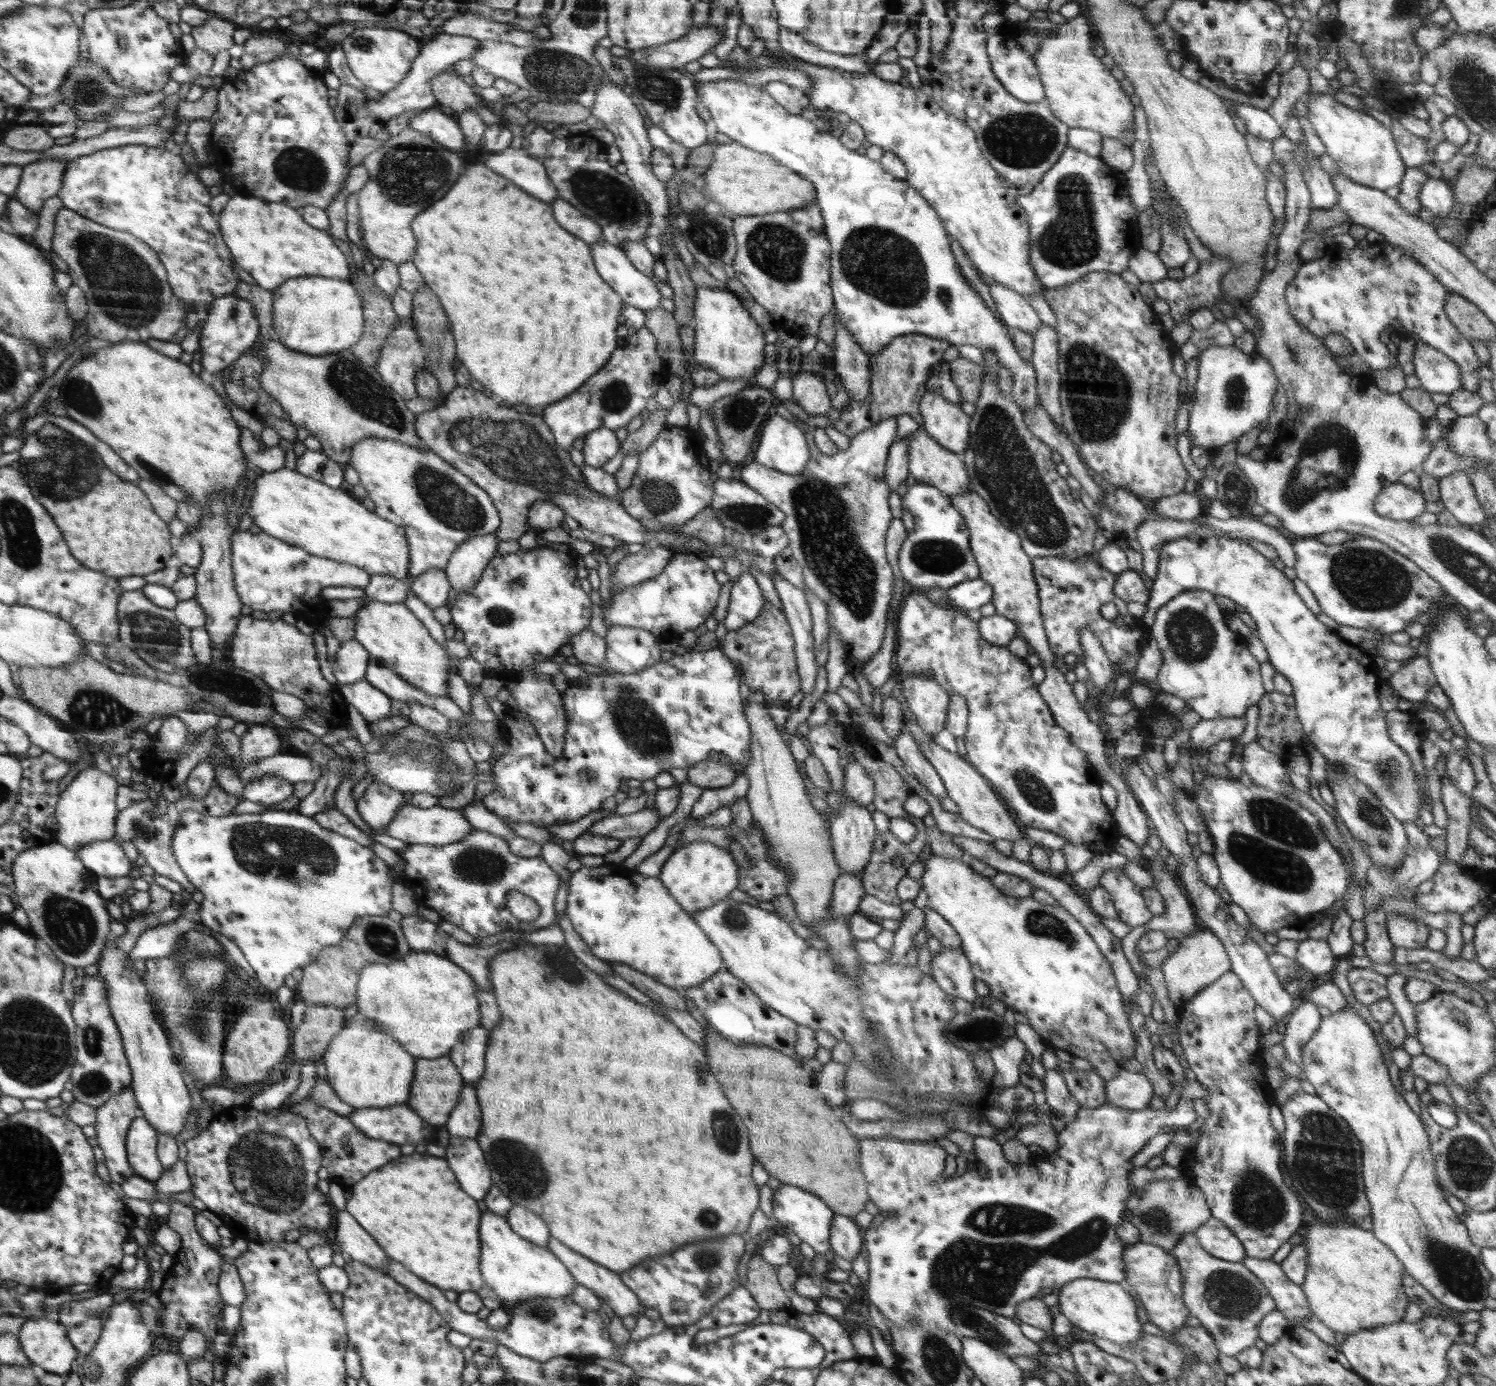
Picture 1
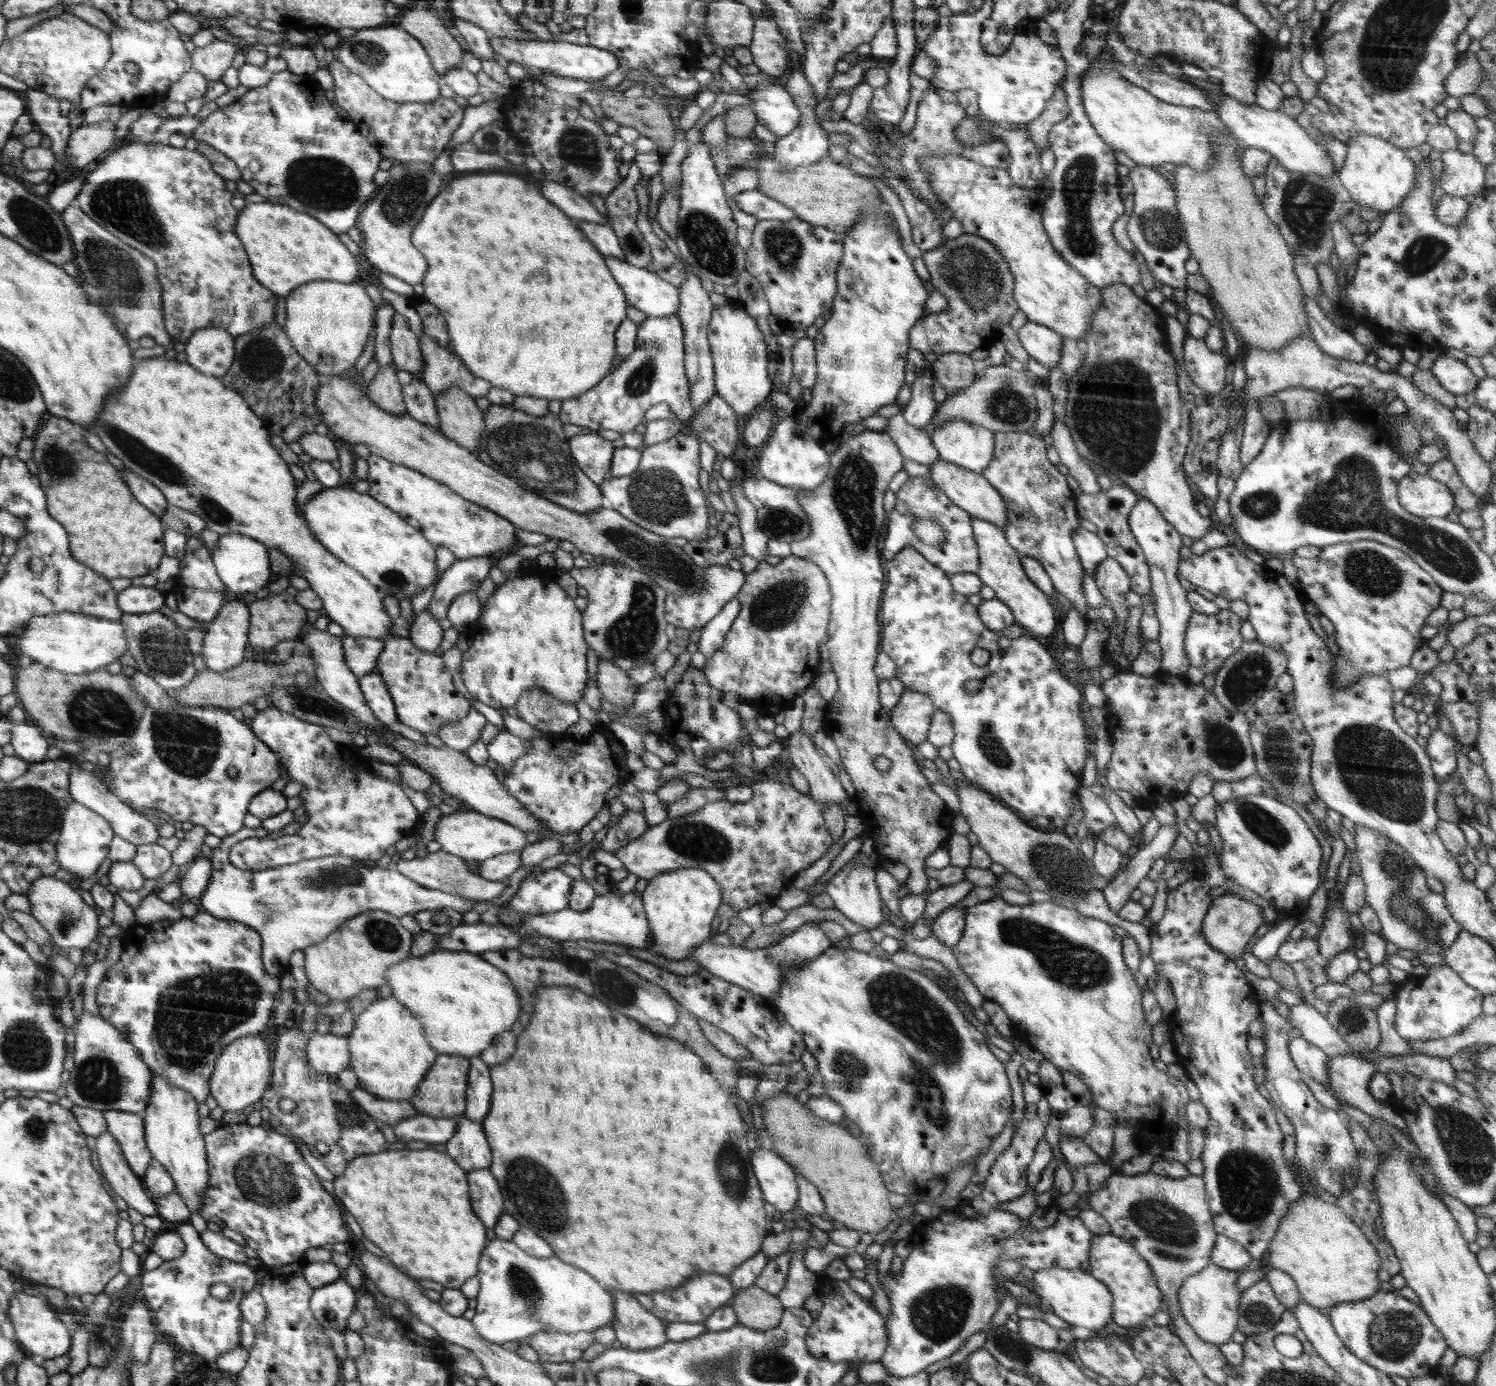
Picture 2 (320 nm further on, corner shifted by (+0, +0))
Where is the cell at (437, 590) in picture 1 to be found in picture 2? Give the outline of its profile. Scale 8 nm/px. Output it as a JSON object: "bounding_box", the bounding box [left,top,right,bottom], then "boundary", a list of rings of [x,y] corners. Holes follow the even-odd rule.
{"bounding_box":[409,610,444,652],"boundary":[[[424,610],[414,619],[414,623],[411,625],[409,639],[412,644],[420,650],[426,652],[433,652],[439,647],[444,635],[444,630],[440,627],[440,621],[434,619],[428,611]]]}

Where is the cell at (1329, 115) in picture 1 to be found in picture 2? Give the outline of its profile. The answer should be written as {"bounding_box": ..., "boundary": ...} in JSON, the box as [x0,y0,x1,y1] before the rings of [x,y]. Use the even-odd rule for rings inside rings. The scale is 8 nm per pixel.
{"bounding_box":[1338,135,1417,215],"boundary":[[[1361,135],[1346,143],[1346,147],[1346,158],[1338,176],[1357,206],[1383,215],[1399,208],[1413,189],[1417,175],[1415,162],[1400,148],[1379,137]]]}

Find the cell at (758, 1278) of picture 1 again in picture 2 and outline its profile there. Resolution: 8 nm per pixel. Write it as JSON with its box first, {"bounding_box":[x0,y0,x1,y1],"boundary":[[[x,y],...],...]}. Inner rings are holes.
{"bounding_box":[730,1284,785,1330],"boundary":[[[755,1284],[736,1293],[730,1307],[736,1313],[736,1324],[759,1330],[774,1328],[785,1309],[776,1295]]]}

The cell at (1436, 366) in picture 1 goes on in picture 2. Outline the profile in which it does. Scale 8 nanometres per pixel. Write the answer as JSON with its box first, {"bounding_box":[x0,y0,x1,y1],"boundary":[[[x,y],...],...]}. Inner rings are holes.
{"bounding_box":[1430,354,1480,396],"boundary":[[[1449,354],[1438,357],[1430,371],[1448,392],[1456,396],[1473,392],[1480,381],[1465,361],[1455,359]]]}

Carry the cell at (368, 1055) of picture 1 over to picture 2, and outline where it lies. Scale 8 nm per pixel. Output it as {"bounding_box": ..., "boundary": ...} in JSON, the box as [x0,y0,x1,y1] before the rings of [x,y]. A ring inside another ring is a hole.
{"bounding_box":[346,996,438,1100],"boundary":[[[394,996],[379,998],[358,1014],[346,1042],[350,1051],[349,1068],[358,1076],[361,1088],[386,1100],[414,1096],[438,1058],[438,1053],[424,1038],[420,1020]]]}

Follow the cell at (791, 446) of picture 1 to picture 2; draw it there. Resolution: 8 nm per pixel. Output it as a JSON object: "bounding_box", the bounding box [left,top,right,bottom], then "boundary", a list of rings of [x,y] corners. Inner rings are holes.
{"bounding_box":[756,417,830,490],"boundary":[[[785,417],[771,433],[769,440],[759,450],[756,460],[756,470],[759,476],[782,487],[792,487],[798,490],[820,487],[828,474],[830,456],[823,445],[808,440],[801,435],[795,417]]]}

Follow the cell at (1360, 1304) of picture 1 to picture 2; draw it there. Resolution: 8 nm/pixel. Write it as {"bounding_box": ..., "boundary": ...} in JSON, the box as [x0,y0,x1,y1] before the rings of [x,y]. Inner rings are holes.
{"bounding_box":[1269,1194,1380,1311],"boundary":[[[1303,1194],[1283,1216],[1275,1235],[1269,1246],[1270,1266],[1293,1278],[1302,1301],[1327,1311],[1335,1304],[1361,1301],[1380,1291],[1380,1255],[1338,1205]]]}

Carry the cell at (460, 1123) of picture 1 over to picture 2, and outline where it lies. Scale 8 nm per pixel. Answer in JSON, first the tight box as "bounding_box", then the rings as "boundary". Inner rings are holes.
{"bounding_box":[446,1115,494,1172],"boundary":[[[464,1115],[458,1116],[456,1122],[458,1128],[446,1143],[448,1156],[460,1160],[460,1164],[464,1164],[468,1172],[477,1168],[489,1169],[494,1153],[491,1151],[482,1122],[470,1120]]]}

